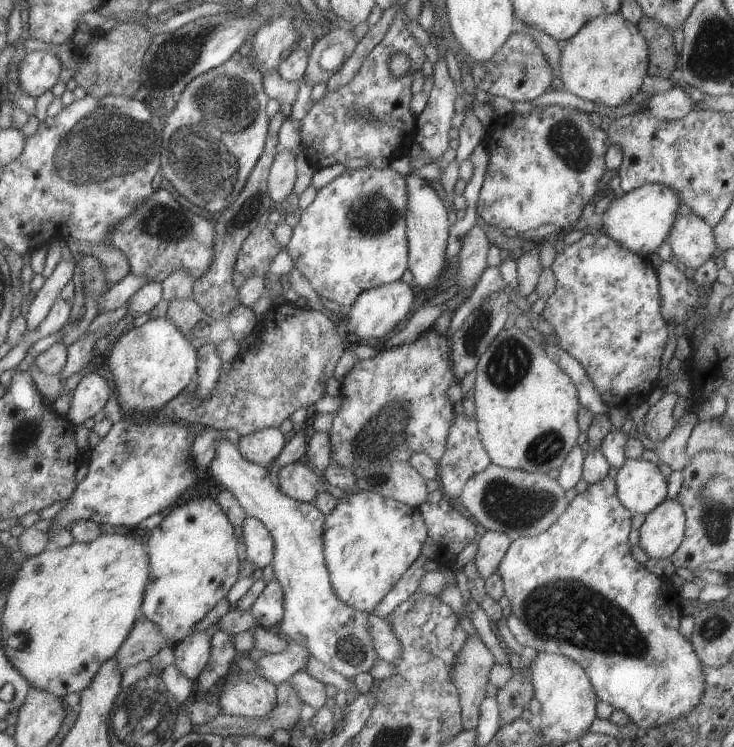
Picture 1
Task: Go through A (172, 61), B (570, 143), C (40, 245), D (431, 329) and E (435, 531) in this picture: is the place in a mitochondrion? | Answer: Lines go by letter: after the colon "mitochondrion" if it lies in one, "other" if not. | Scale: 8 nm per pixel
A: mitochondrion
B: mitochondrion
C: other
D: other
E: other

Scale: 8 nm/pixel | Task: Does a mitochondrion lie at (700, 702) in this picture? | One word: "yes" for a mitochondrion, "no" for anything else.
no

